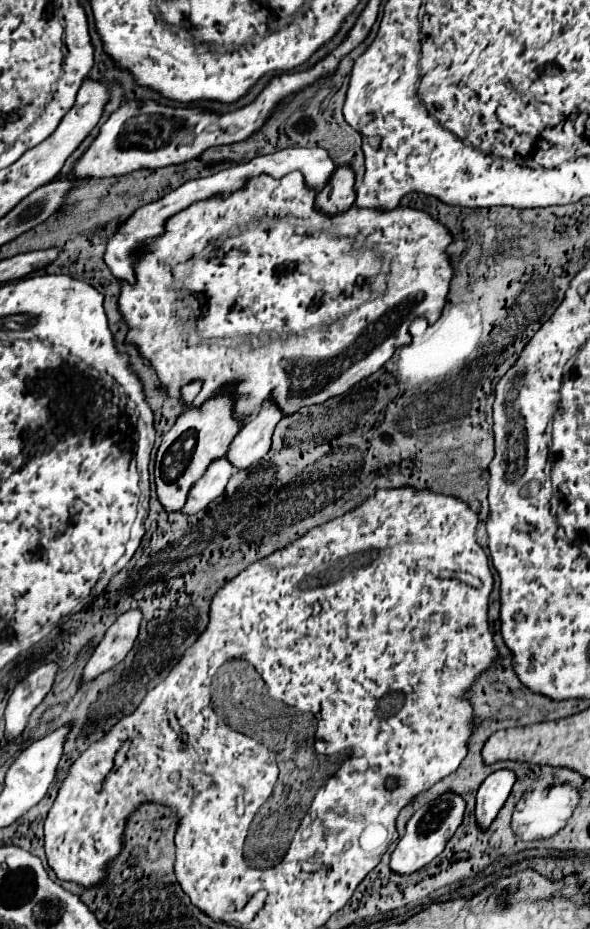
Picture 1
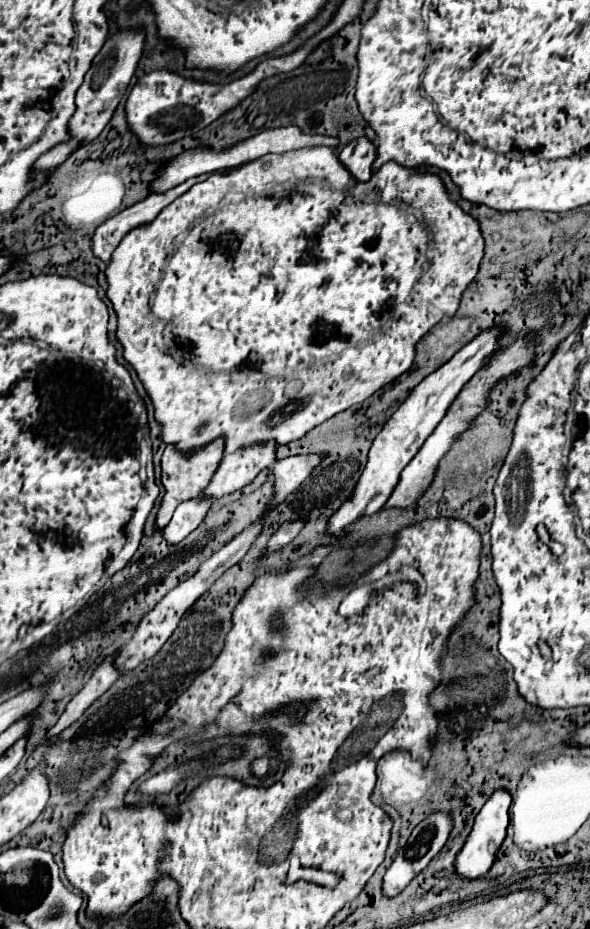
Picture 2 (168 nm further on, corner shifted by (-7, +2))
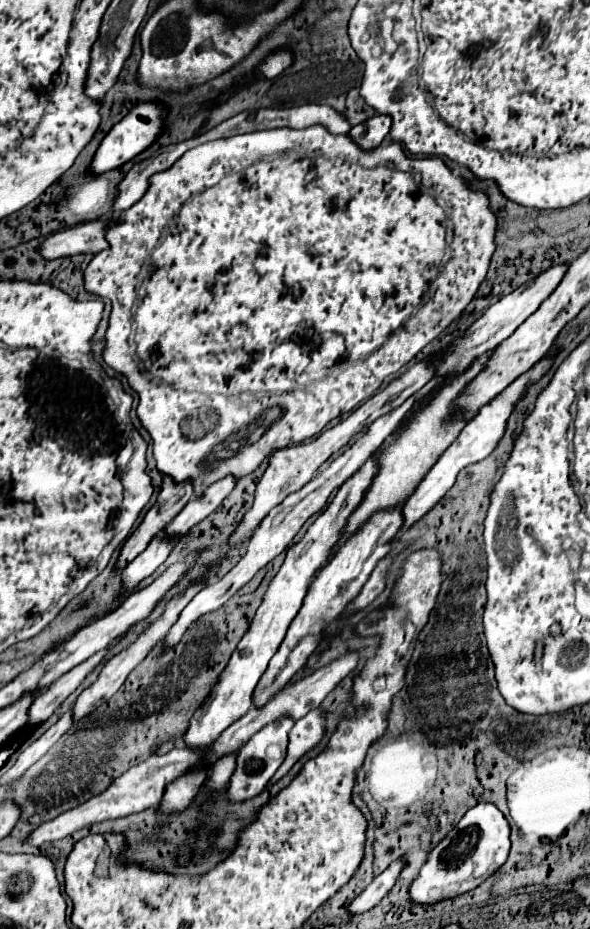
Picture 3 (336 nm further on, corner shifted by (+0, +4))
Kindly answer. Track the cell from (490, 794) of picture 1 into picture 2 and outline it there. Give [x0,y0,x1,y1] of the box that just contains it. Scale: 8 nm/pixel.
[454,791,510,879]

